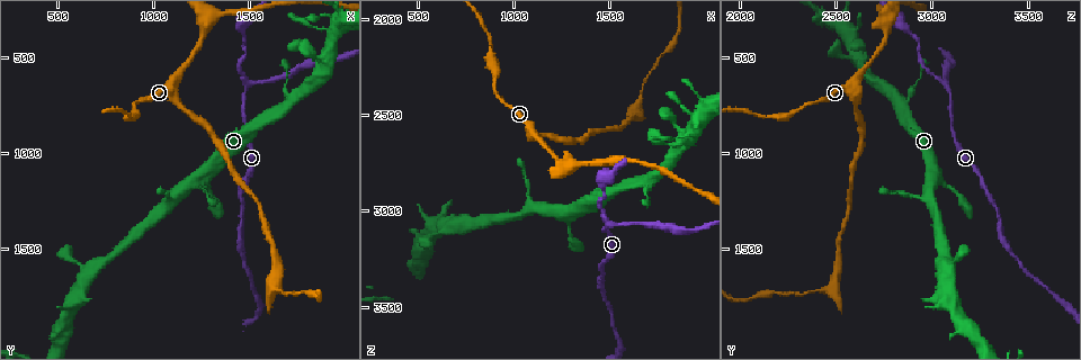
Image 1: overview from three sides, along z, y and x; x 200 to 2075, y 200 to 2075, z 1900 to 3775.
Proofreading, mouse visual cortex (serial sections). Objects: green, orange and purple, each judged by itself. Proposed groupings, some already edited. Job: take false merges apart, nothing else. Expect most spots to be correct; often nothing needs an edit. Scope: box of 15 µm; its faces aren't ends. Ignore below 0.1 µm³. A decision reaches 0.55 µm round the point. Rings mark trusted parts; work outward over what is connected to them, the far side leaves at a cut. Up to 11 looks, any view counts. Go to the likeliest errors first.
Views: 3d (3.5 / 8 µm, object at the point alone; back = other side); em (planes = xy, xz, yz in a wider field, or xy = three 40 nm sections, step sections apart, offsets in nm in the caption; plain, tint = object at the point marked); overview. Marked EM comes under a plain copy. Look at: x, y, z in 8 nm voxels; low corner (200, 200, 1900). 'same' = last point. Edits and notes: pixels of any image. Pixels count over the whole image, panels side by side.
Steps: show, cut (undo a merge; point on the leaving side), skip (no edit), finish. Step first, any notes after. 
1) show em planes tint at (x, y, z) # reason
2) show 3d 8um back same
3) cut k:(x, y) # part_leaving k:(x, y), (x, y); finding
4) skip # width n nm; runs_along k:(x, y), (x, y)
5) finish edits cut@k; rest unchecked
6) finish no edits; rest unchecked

show 3d 8um back at (1670, 1720, 2390)

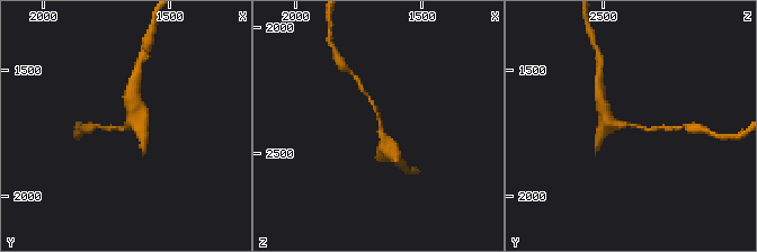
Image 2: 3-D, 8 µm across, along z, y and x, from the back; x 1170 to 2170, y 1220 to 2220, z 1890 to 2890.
show 3d 3.5um at (1670, 1730, 2380) # zoom in

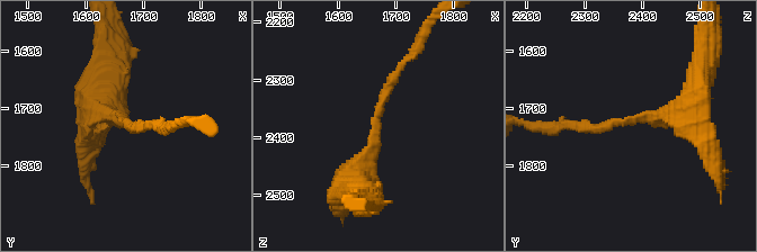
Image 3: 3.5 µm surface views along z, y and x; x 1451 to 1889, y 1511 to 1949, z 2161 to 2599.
show em xy step 3 tint at (1665, 1720, 2390) # arm_widths 150, 400 nm

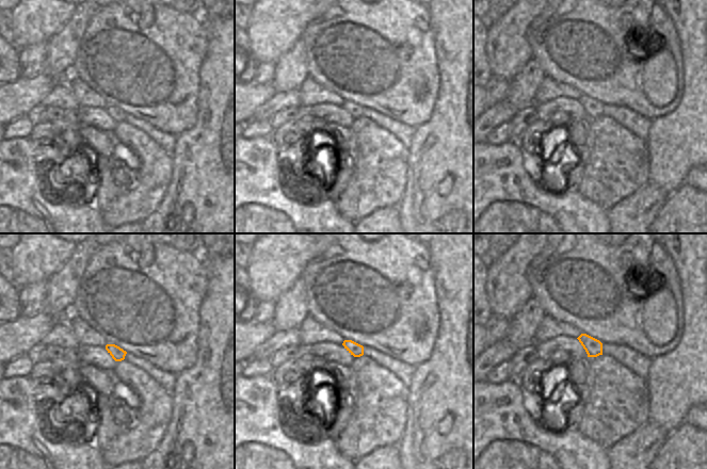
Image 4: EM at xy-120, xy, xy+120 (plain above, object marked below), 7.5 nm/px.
skip # runs_along 3:(359, 188), (359, 162), (400, 63); continuous, no second cell

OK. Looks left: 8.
show 3d 3.5um at (1480, 640, 3060) # a fork

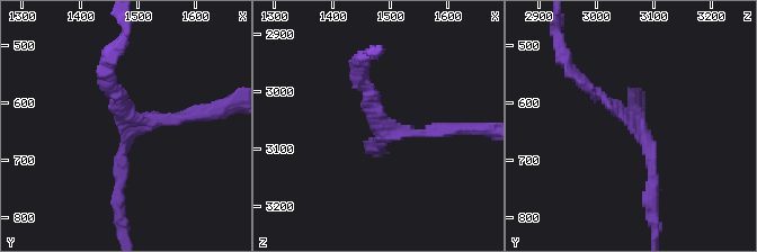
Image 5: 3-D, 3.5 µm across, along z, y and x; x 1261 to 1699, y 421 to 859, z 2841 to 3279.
show em xy step 2 tint at (1495, 640, 3070) # arms 3; arm_widths 150, 150, 150 nm

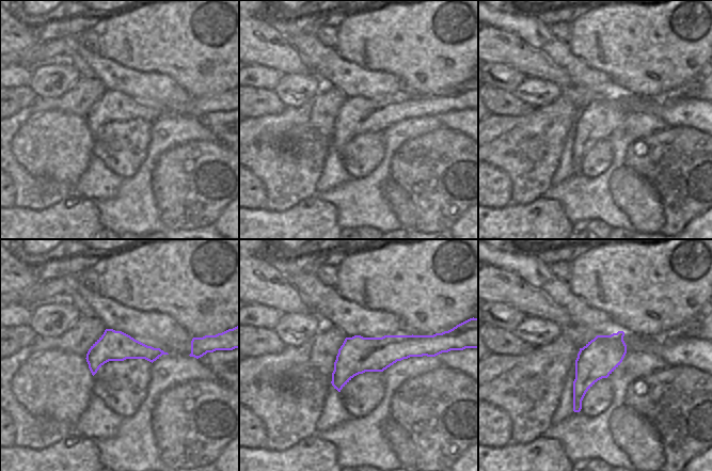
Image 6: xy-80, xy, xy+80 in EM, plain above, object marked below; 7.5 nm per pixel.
show em xy step 5 tint same

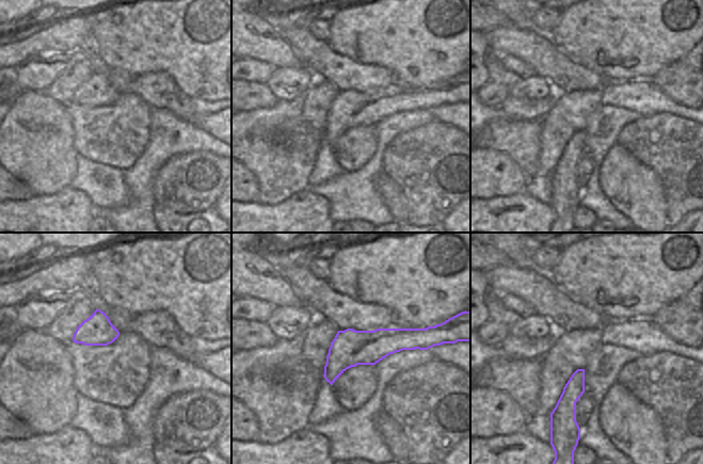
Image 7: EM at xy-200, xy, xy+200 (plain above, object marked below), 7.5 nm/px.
skip # runs_along 5:(652, 191), (643, 129), (582, 84); continuous, no second cell

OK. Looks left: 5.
show 3d 8um at (1920, 520, 2630) # small branch off a trunk

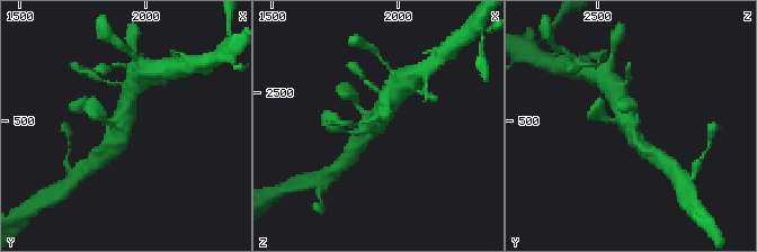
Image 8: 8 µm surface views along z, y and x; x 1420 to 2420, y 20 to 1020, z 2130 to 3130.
show em planes tint at (1910, 500, 2620) # arms 4; arm_widths 150, 200, 400, 500 nm

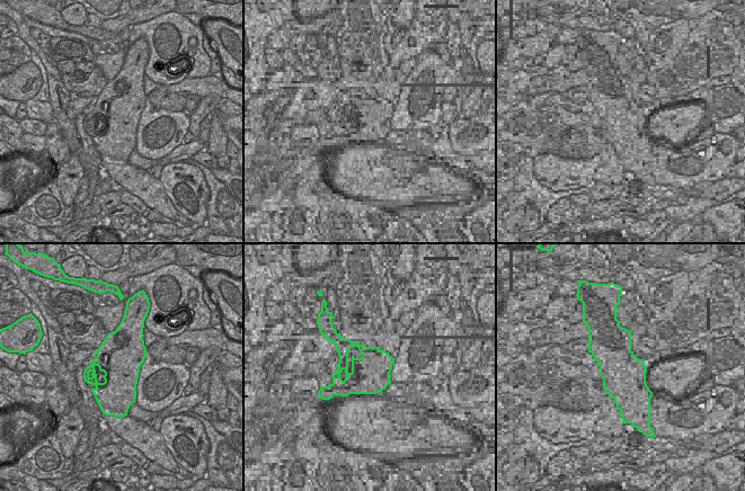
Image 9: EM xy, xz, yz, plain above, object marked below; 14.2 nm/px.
skip # continuous, no second cell

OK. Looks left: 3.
show 3d 8um at (1280, 340, 2770) # arms part here

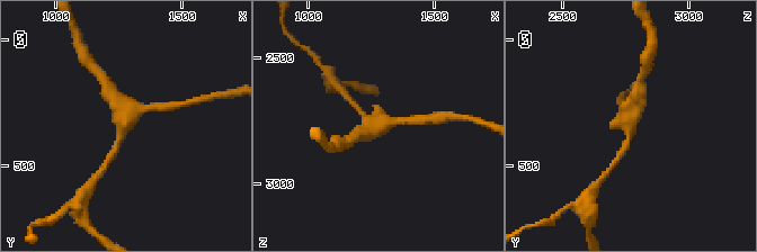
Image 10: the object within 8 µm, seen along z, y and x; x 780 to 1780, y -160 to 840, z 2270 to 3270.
show em xy step 1 tint at (1270, 330, 2770)

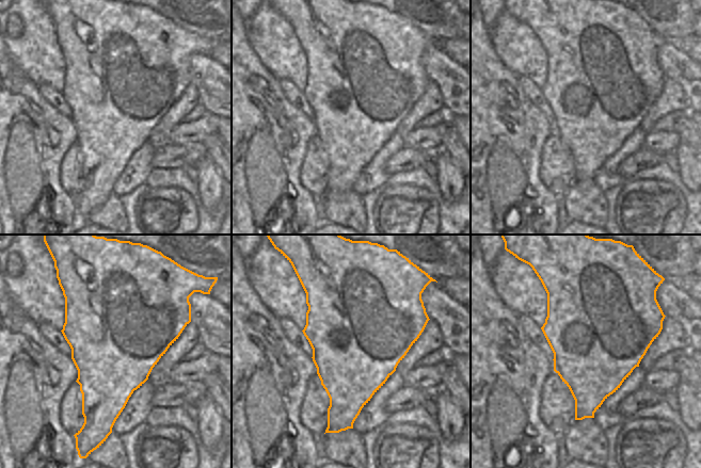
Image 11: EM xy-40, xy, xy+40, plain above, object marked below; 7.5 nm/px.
skip # width 800 nm; runs_along 10:(116, 145), (135, 109), (160, 106); all the same cell

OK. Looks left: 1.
finish no edits; rest unchecked

